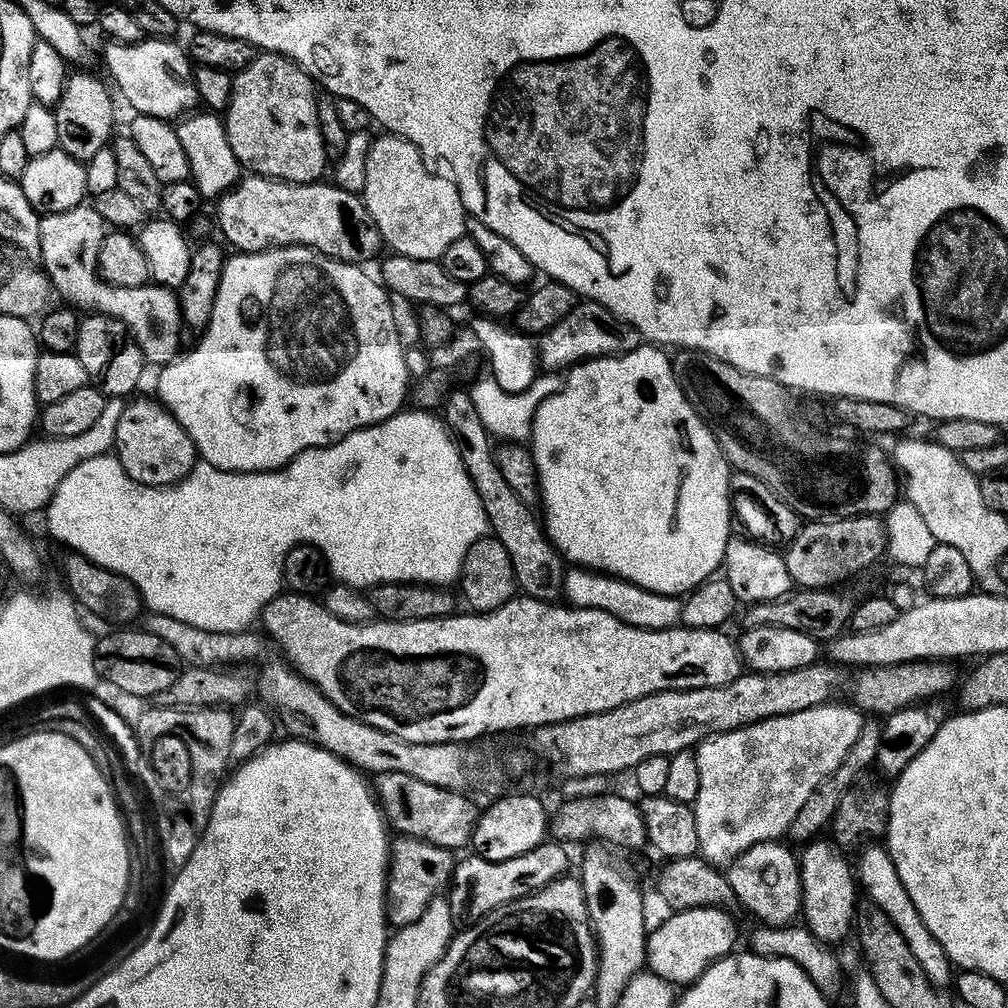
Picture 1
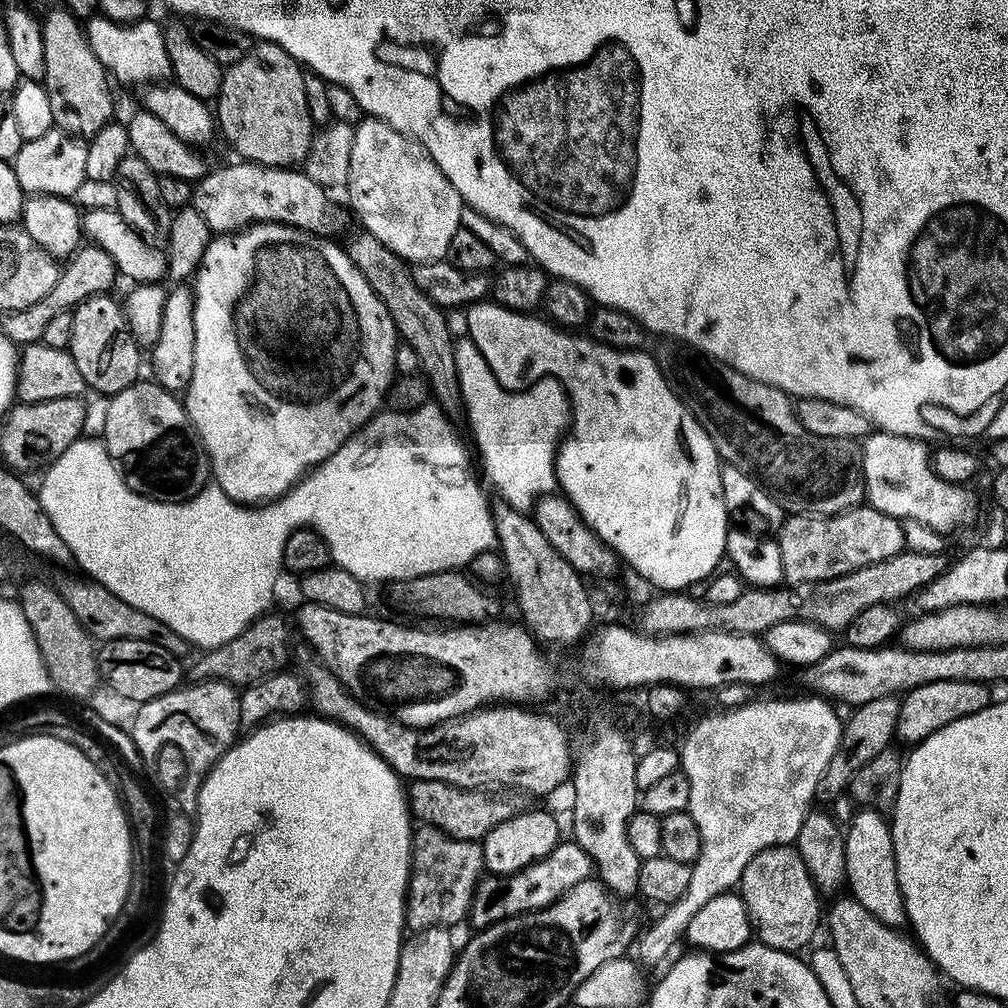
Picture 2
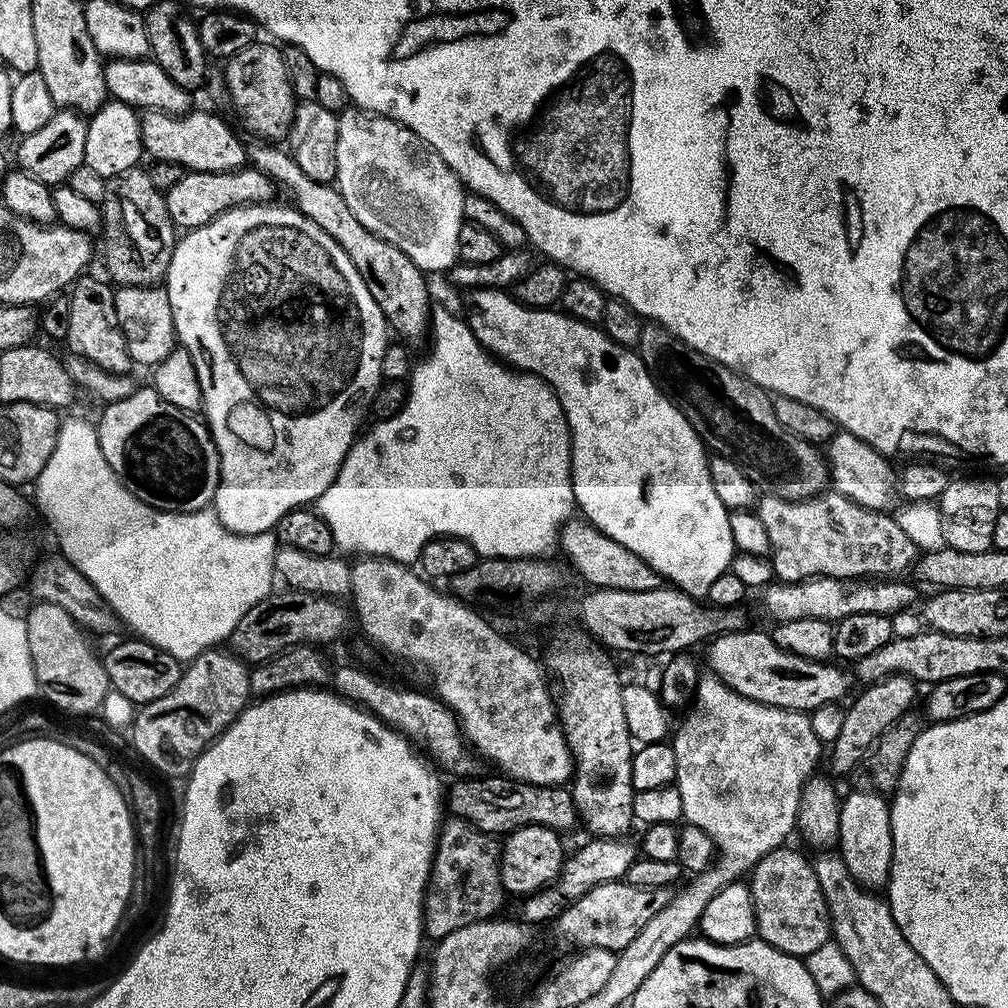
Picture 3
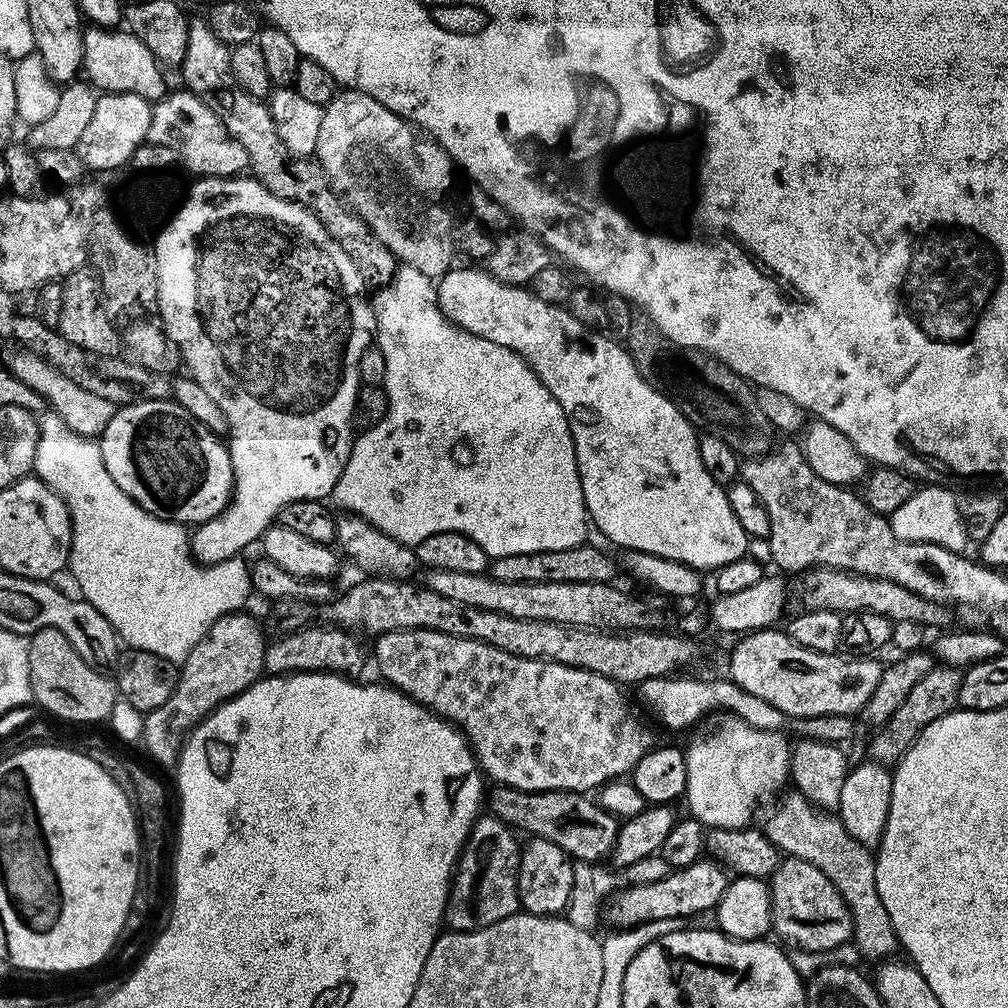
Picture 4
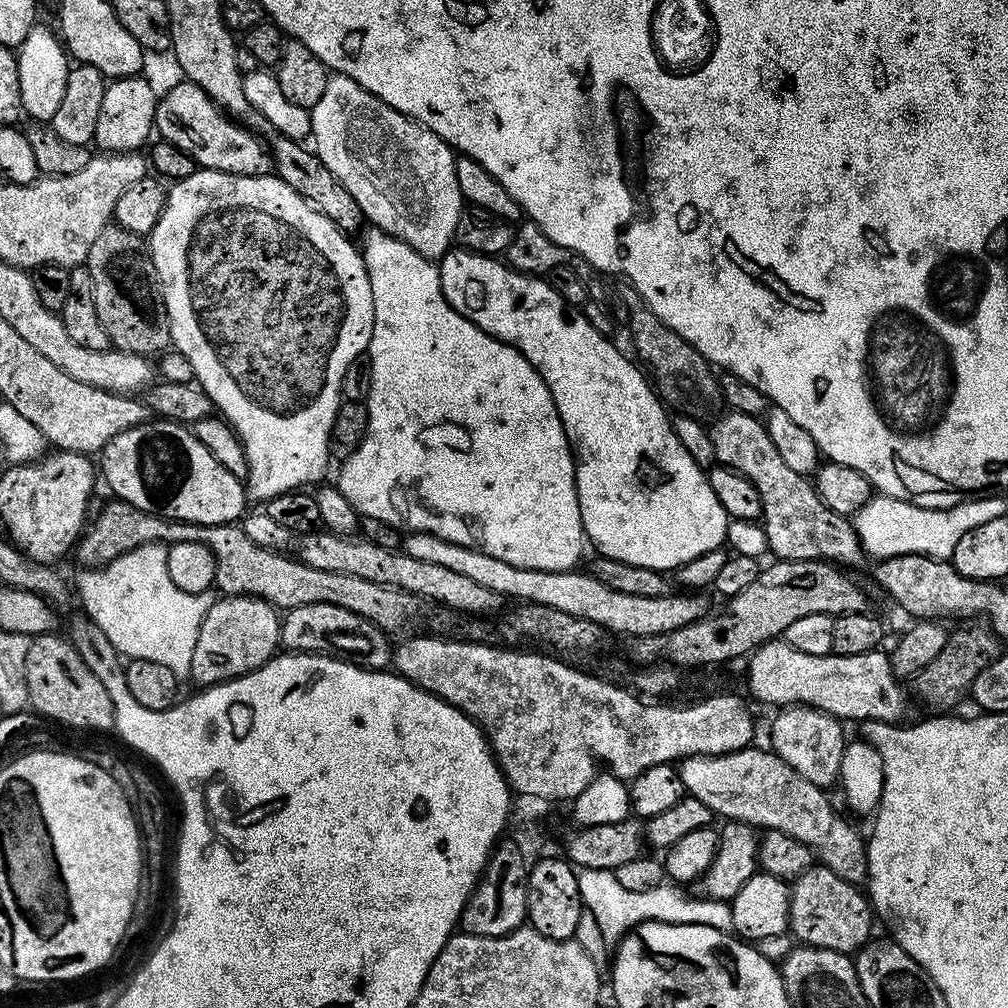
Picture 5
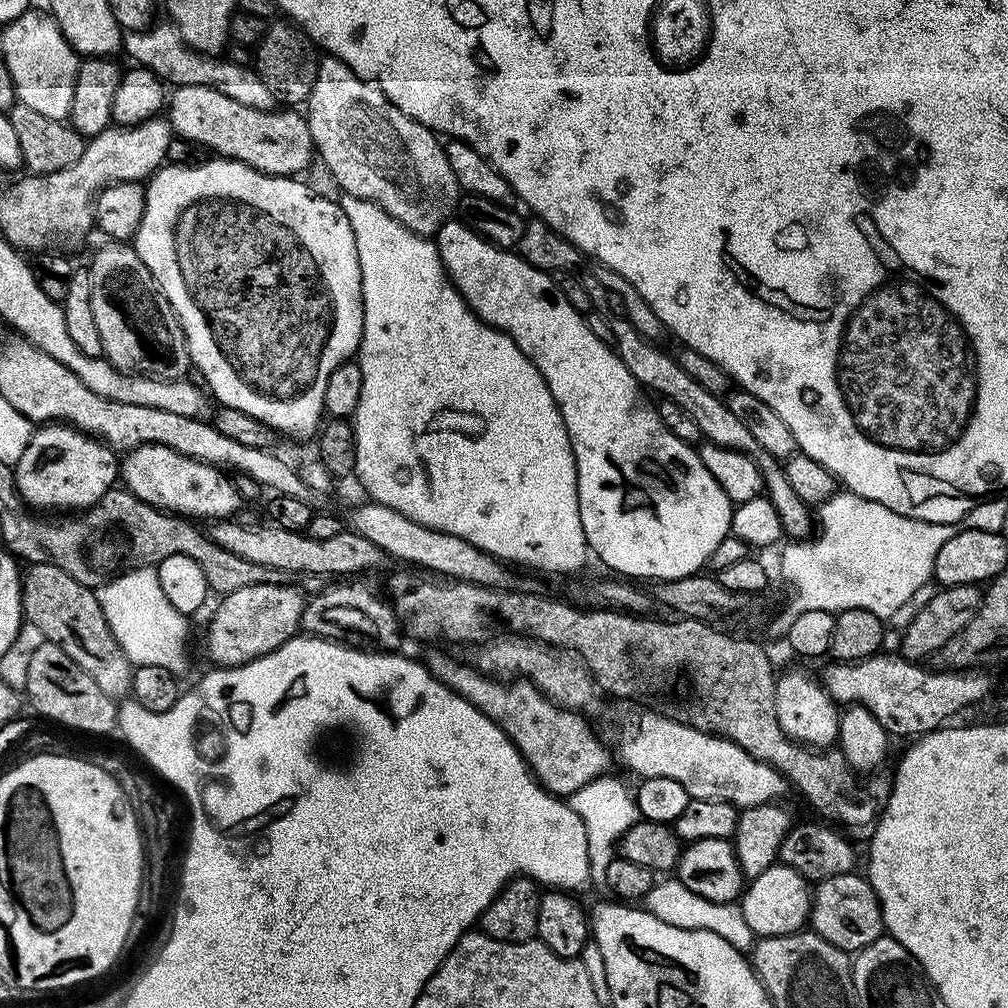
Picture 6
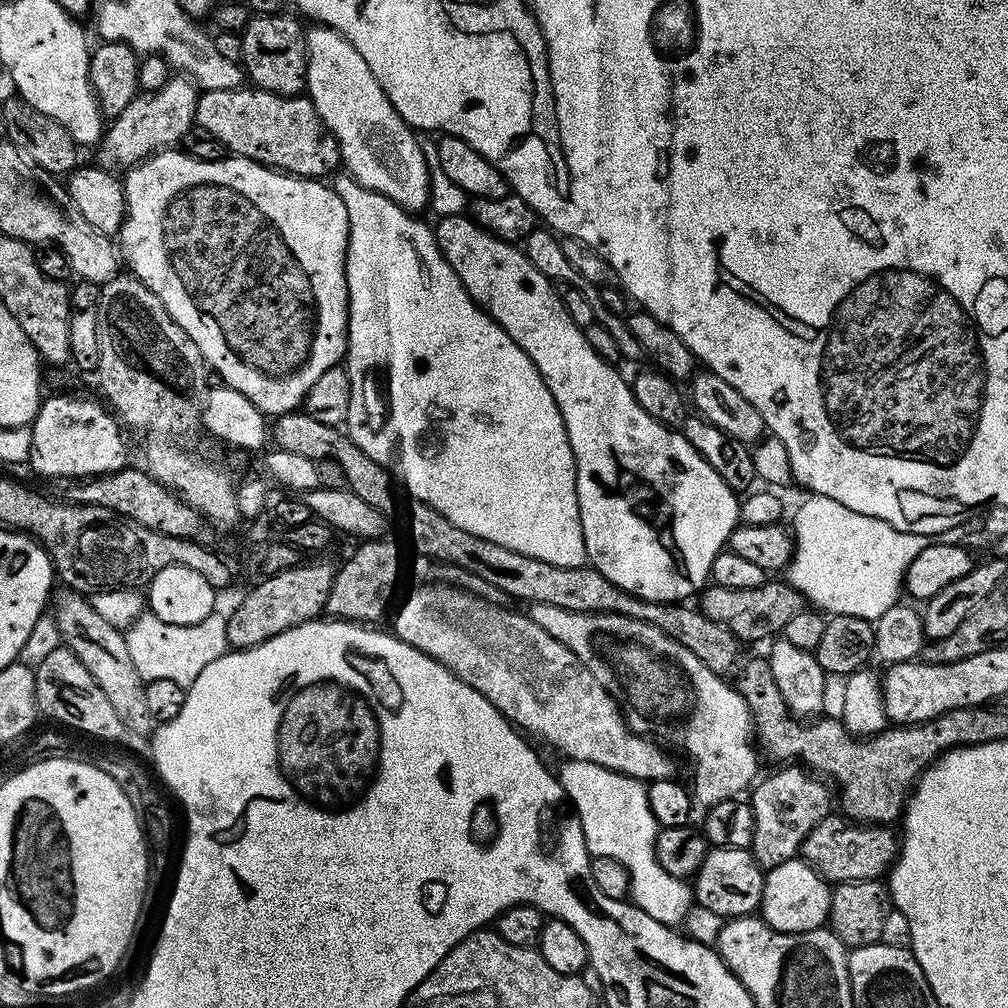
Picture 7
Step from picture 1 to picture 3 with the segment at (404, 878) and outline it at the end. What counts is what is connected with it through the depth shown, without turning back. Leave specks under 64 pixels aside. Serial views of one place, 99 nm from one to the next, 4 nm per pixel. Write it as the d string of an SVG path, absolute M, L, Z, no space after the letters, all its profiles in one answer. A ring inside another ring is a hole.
M448 818L443 821L440 829L440 835L436 837L436 853L432 859L432 869L428 875L428 888L424 892L424 934L425 937L432 942L438 942L442 938L446 938L446 934L454 934L454 930L462 930L462 926L470 926L474 922L479 920L490 920L497 915L496 912L506 899L506 893L502 886L502 878L500 877L500 844L497 843L489 833L480 832L473 826L473 824L467 824L465 820L458 820L455 818Z

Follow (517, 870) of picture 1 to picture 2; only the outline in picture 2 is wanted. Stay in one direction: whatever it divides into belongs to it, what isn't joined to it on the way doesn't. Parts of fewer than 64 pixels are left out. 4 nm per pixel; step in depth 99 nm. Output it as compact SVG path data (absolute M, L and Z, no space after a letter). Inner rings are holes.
M571 838L561 839L546 858L535 860L530 866L518 870L509 876L485 875L481 879L479 888L476 889L476 897L472 900L472 908L468 911L467 923L473 924L473 929L488 928L494 922L505 920L507 916L520 916L523 912L533 912L548 908L558 898L562 898L578 882L589 879L593 875L594 865L590 854L582 850L575 840Z

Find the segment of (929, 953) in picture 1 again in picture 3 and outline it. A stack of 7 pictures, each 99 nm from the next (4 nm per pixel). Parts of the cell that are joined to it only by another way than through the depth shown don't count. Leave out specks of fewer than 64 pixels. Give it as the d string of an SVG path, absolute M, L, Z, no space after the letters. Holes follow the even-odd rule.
M871 790L852 792L840 801L838 855L846 862L853 878L869 890L880 890L888 883L892 869L892 809L881 793Z

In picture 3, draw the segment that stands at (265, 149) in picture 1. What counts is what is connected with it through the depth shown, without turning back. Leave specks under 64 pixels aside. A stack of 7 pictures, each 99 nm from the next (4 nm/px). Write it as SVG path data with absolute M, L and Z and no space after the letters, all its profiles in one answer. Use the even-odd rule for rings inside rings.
M257 42L246 46L246 50L238 50L223 65L224 90L227 103L232 103L236 116L240 119L239 127L253 132L253 137L264 142L280 142L289 135L294 110L298 99L292 92L291 80L284 65L283 51L275 43Z

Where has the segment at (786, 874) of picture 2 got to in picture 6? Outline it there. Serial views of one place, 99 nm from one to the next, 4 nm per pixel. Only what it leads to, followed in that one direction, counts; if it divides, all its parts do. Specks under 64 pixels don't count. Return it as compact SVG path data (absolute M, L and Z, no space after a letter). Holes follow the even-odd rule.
M855 871L838 874L834 878L826 878L815 885L812 893L812 911L810 913L810 928L816 935L821 936L834 947L842 949L849 954L859 953L860 949L870 946L870 942L879 940L885 935L884 919L876 891L872 884L863 875L856 876Z

